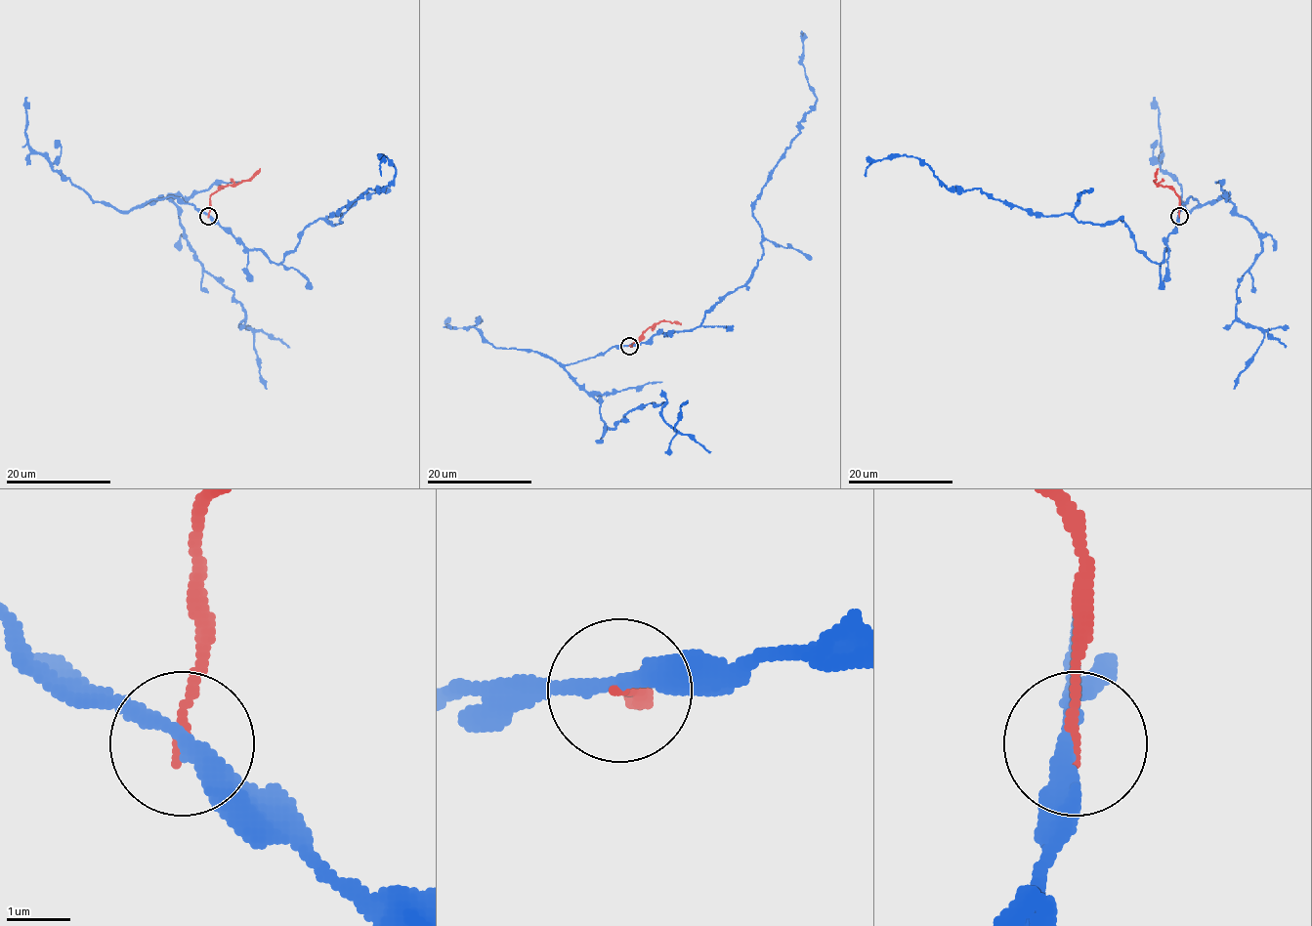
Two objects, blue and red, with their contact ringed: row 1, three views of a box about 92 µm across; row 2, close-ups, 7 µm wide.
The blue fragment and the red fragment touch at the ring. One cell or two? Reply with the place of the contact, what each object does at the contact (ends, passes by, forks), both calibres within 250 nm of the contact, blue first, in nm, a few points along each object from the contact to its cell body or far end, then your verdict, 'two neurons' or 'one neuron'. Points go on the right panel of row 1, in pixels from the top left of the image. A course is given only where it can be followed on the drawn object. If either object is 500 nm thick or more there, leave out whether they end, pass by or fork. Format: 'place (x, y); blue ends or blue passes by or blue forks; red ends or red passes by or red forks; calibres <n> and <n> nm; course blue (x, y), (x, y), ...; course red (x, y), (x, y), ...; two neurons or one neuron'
place (1179, 216); blue passes by; red ends; calibres 300 and 150 nm; course blue (1178, 216), (1160, 263), (1120, 219), (1036, 216), (980, 189), (951, 190), (913, 156), (874, 160), (865, 176); course red (1178, 216), (1177, 194), (1173, 189), (1155, 183), (1158, 168); two neurons

